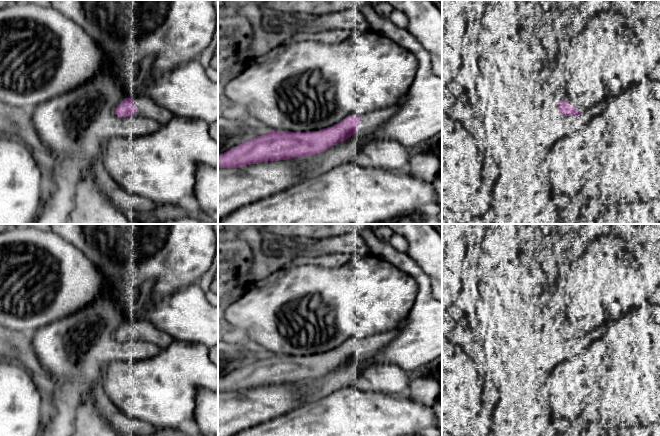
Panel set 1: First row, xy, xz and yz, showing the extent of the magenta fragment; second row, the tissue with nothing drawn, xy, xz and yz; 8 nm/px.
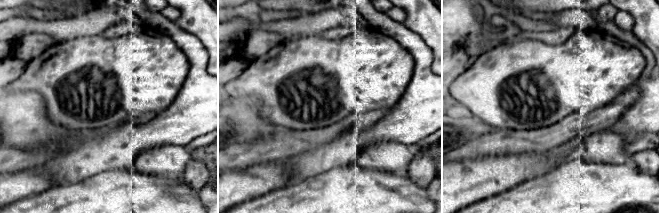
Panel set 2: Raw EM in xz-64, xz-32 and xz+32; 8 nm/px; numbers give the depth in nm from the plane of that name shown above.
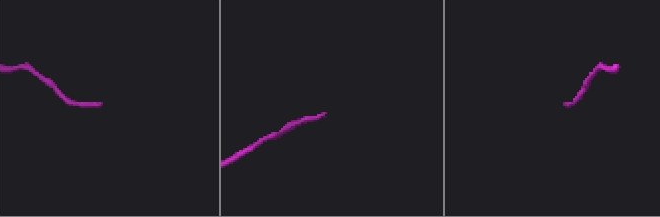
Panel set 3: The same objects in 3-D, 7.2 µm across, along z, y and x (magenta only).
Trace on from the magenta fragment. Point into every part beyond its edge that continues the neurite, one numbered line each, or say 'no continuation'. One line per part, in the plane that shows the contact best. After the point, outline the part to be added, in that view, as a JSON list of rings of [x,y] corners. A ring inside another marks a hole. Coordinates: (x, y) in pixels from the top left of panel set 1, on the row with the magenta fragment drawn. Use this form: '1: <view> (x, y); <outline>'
1: xy (146, 107); [[[142,94],[135,97],[134,103],[137,109],[136,114],[141,117],[151,118],[161,126],[165,125],[173,117],[169,110],[158,105],[147,95]]]

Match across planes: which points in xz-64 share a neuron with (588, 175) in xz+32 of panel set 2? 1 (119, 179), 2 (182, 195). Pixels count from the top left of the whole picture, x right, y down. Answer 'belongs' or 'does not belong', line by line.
1: belongs
2: belongs

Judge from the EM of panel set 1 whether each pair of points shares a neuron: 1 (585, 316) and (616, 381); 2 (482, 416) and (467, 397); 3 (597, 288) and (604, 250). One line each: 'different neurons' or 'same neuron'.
1: different neurons
2: different neurons
3: same neuron

